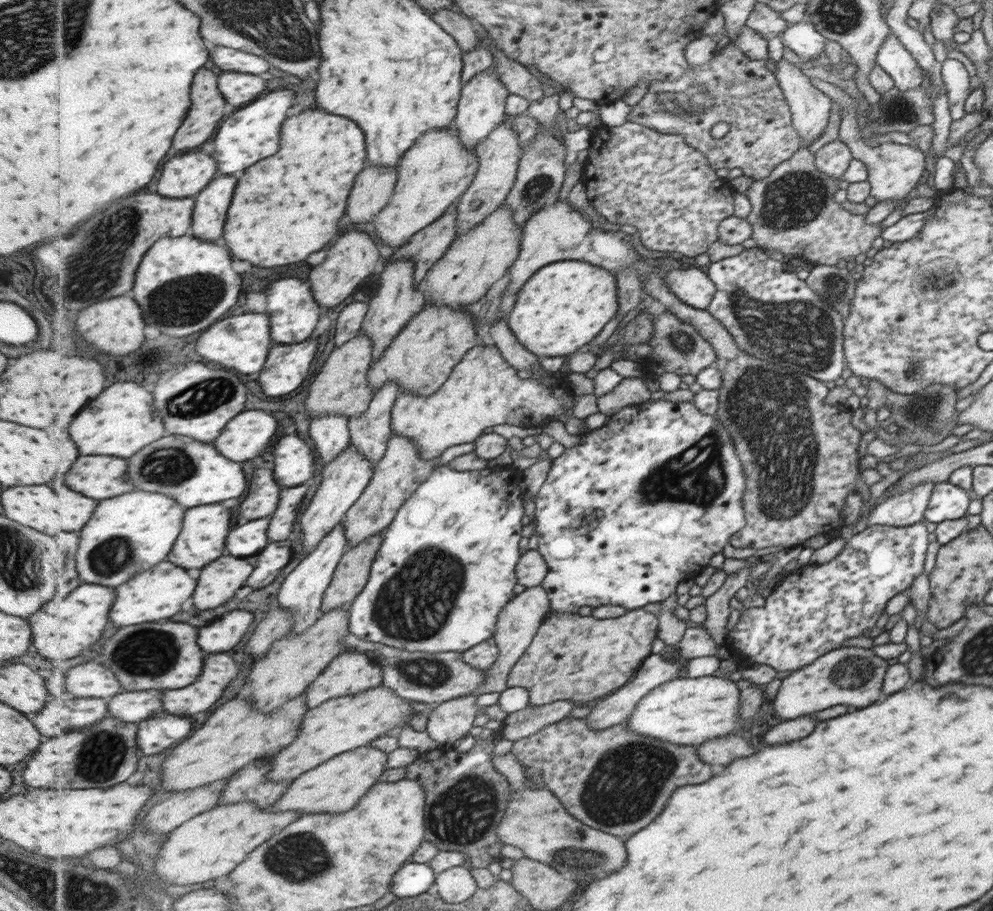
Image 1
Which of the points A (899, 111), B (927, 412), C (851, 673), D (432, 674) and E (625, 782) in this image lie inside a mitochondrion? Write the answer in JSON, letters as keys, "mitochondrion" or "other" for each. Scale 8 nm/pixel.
{"A":"mitochondrion","B":"mitochondrion","C":"mitochondrion","D":"mitochondrion","E":"mitochondrion"}

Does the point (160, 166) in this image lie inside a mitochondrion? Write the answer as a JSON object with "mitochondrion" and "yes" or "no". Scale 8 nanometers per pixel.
{"mitochondrion":"no"}

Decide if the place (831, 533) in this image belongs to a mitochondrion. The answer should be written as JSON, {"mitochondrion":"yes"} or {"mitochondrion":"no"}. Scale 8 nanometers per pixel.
{"mitochondrion":"no"}

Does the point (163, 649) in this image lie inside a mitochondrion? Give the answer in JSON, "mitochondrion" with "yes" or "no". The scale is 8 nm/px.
{"mitochondrion":"yes"}

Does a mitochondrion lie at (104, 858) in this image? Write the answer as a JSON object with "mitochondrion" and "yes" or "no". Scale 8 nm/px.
{"mitochondrion":"no"}

